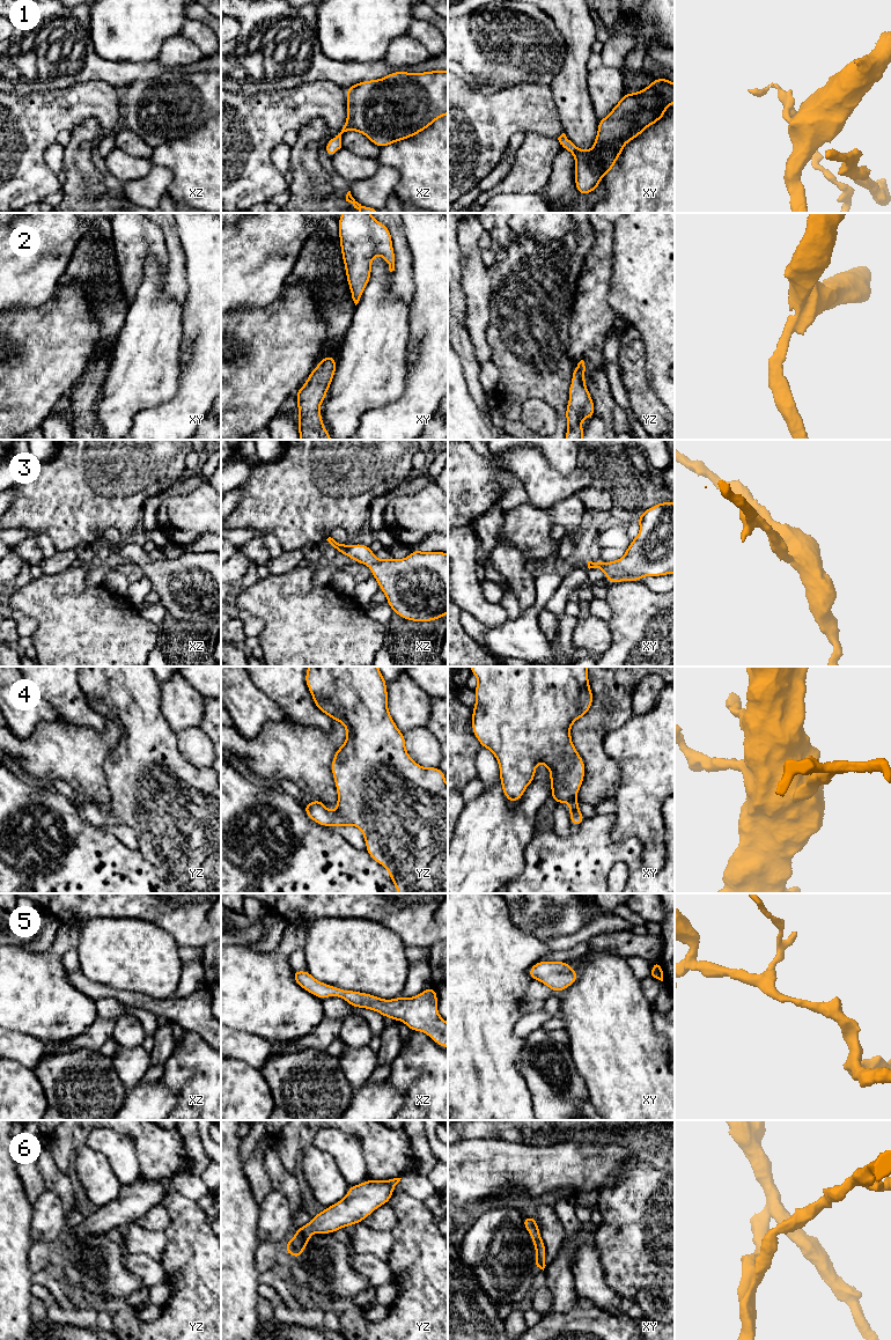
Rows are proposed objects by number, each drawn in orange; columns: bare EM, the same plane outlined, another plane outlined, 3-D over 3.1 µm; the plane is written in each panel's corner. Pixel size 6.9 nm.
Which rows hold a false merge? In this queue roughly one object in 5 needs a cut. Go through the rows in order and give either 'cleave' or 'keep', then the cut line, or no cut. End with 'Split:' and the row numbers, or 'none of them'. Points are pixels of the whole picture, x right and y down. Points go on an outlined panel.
1: cleave; cut xz (338, 134), (340, 140)
2: keep; cut none
3: keep; cut none
4: keep; cut none
5: keep; cut none
6: keep; cut none
Split: 1

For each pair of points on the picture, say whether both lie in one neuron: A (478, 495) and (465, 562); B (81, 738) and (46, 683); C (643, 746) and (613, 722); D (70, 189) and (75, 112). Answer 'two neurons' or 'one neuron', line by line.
A: two neurons
B: two neurons
C: two neurons
D: two neurons

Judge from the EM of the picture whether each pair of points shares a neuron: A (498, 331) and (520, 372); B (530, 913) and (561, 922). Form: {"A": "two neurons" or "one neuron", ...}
{"A": "one neuron", "B": "one neuron"}

